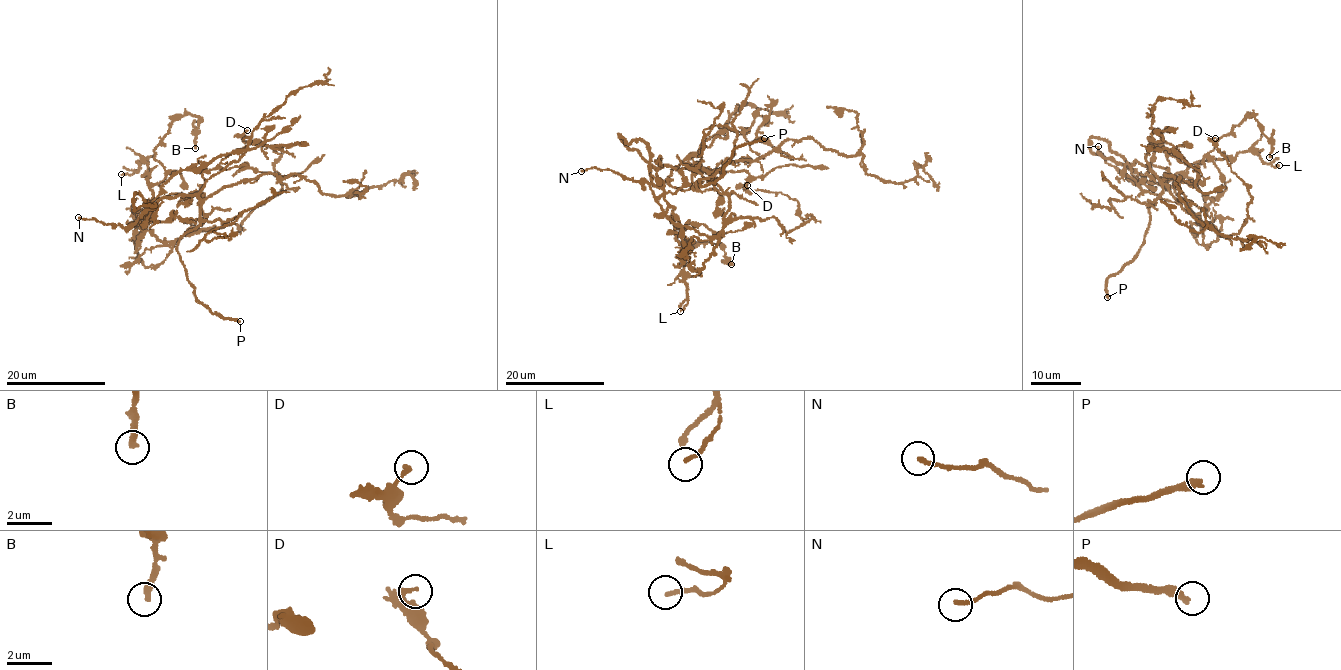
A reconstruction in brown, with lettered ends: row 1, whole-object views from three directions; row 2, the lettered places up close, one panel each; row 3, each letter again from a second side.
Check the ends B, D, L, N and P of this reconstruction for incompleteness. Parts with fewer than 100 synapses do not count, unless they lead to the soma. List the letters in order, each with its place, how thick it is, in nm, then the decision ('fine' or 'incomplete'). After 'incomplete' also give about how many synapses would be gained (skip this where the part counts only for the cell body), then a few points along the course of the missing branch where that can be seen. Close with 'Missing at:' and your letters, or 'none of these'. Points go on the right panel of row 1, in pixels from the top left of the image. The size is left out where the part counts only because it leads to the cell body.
B: (1269, 157) | 280 nm | fine
D: (1215, 138) | 180 nm | fine
L: (1279, 165) | 170 nm | fine
N: (1098, 146) | 180 nm | fine
P: (1107, 297) | 280 nm | incomplete | (1107, 297), (1121, 324), (1152, 345), (1184, 346), (1201, 340), (1208, 328), (1206, 315), (1177, 269), (1180, 268)
Missing at: P

